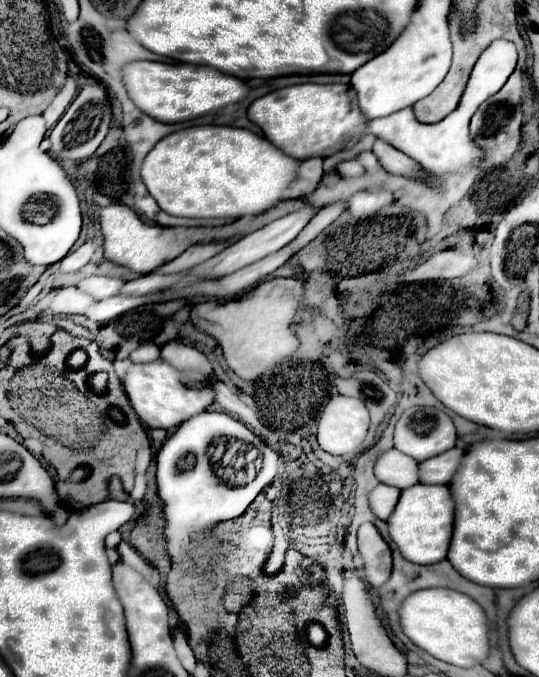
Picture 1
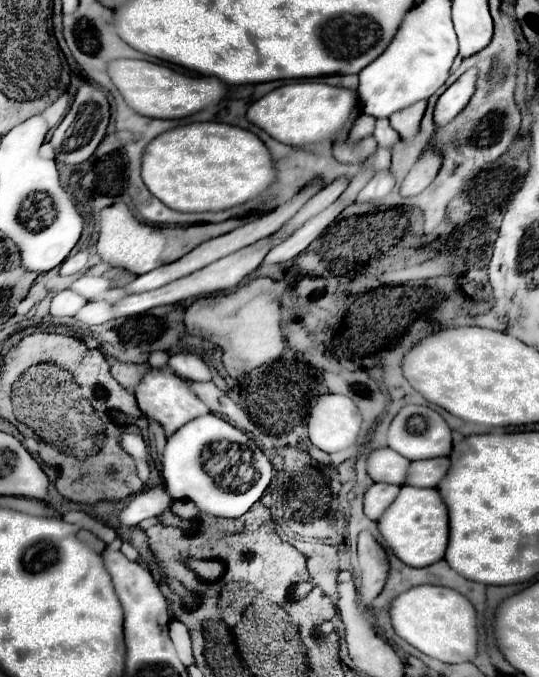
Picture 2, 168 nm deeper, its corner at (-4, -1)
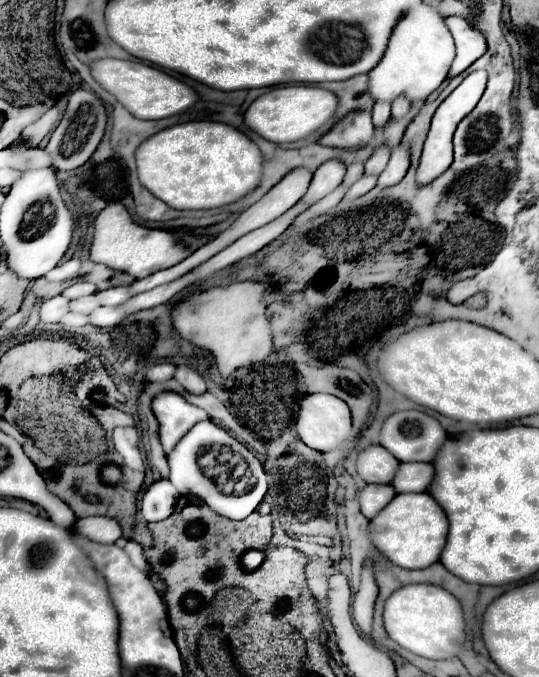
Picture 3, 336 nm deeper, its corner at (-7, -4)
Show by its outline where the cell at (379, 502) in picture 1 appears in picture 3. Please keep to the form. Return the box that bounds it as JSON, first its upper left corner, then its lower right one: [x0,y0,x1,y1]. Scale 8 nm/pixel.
[360,484,396,520]

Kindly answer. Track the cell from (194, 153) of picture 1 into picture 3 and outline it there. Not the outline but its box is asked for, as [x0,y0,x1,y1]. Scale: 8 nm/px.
[136,122,264,210]

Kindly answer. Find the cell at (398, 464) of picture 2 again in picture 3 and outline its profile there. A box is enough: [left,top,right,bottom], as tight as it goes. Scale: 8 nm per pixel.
[358,446,400,484]

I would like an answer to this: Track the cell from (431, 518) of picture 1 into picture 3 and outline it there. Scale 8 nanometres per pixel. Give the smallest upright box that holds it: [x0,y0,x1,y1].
[370,492,448,570]

